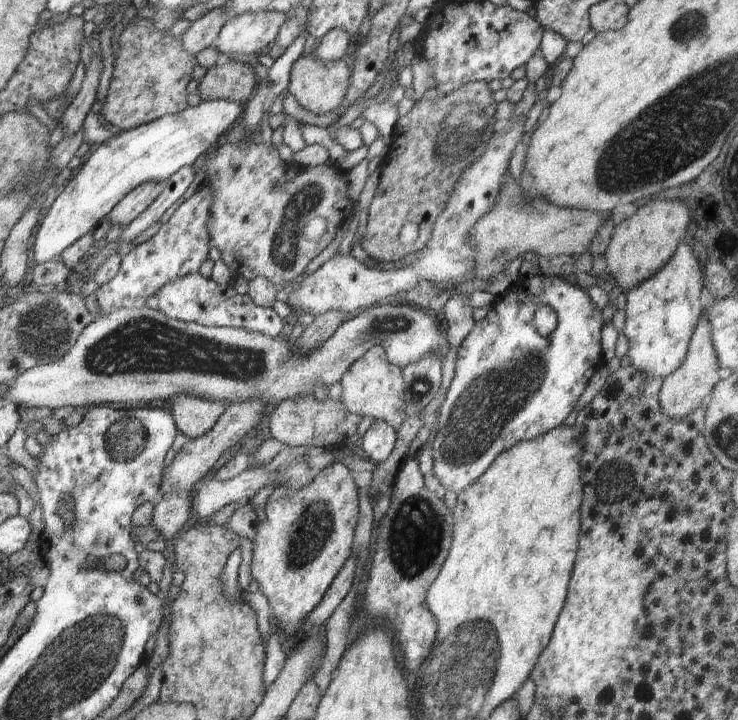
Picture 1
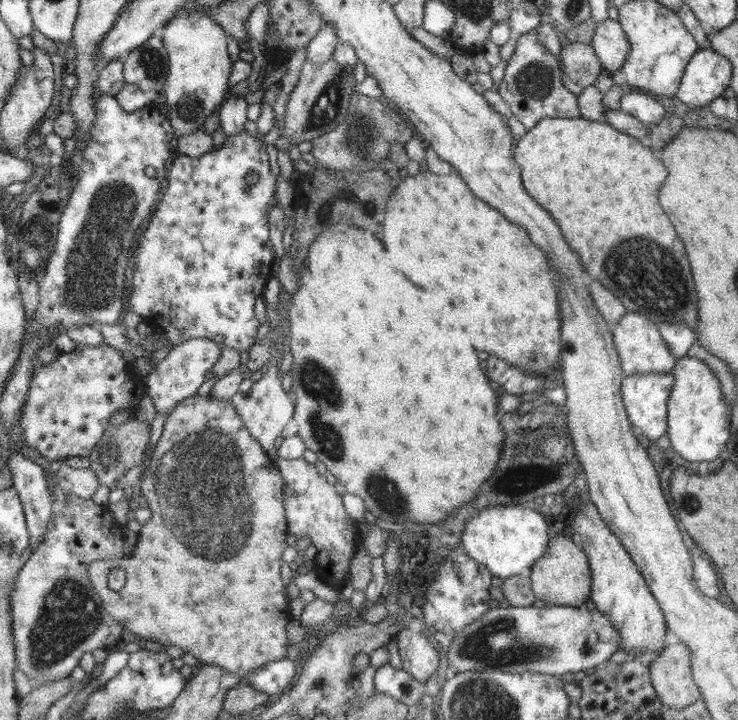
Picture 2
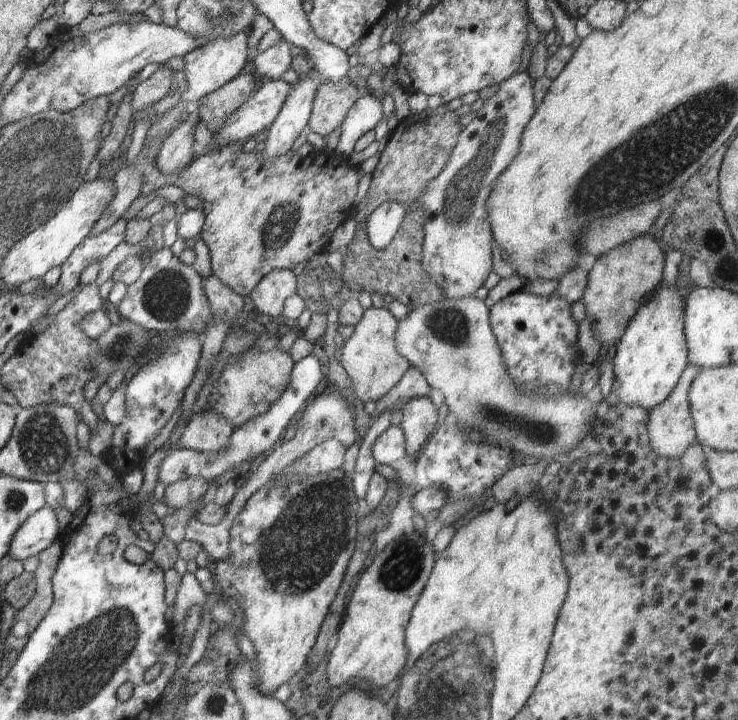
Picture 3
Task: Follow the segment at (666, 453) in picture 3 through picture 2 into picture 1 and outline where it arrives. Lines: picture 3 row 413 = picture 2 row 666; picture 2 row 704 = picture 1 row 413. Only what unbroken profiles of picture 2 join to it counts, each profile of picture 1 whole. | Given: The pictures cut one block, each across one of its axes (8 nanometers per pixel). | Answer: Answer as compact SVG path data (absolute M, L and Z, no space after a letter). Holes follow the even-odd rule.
M703 310L692 333L685 359L680 368L663 378L659 392L659 403L664 414L671 419L683 419L698 407L706 408L706 404L711 399L713 388L721 380L720 368L717 352L712 342L710 321L707 312Z

